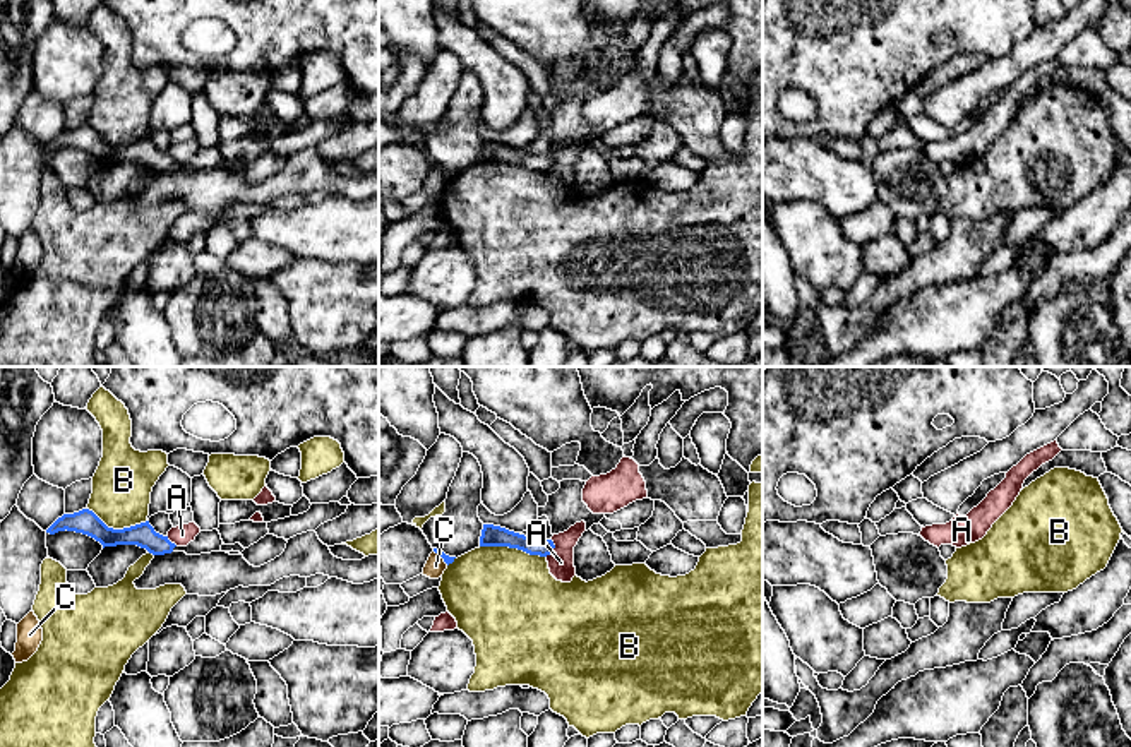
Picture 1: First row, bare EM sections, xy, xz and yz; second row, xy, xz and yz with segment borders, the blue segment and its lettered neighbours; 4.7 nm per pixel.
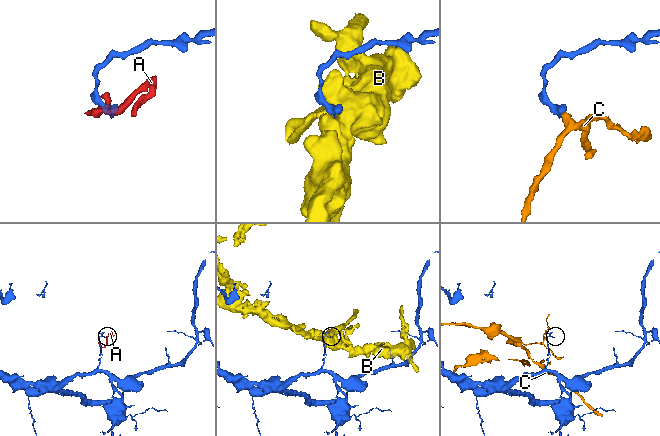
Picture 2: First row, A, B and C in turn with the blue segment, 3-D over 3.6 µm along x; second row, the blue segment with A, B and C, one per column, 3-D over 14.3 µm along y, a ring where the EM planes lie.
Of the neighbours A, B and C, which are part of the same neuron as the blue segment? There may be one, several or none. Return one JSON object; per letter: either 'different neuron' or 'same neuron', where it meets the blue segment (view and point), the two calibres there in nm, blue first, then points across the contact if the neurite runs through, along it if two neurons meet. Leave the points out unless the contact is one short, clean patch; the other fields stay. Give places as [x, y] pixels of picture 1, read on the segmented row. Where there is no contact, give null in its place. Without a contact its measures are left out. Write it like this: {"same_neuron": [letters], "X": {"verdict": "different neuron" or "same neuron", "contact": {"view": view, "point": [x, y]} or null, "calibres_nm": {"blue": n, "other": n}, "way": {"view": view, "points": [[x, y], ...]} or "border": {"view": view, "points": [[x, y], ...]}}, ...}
{"same_neuron": [], "A": {"verdict": "different neuron", "contact": {"view": "xz", "point": [554, 547]}, "calibres_nm": {"blue": 90, "other": 130}, "border": {"view": "xz", "points": [[552, 540], [554, 549], [545, 555]]}}, "B": {"verdict": "different neuron", "contact": {"view": "xz", "point": [513, 547]}, "calibres_nm": {"blue": 100, "other": 480}}, "C": {"verdict": "different neuron", "contact": {"view": "xz", "point": [441, 555]}, "calibres_nm": {"blue": 40, "other": 90}, "border": {"view": "xz", "points": [[434, 550], [448, 564]]}}}

